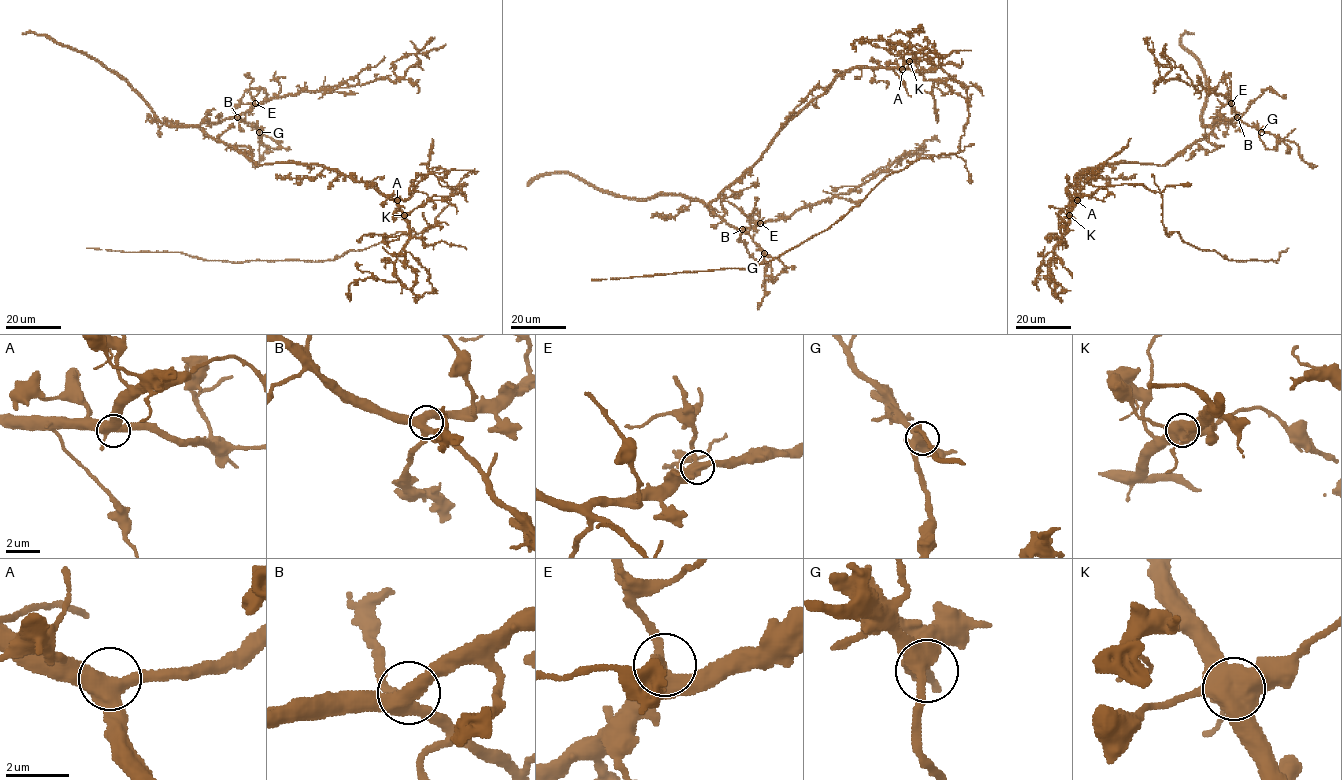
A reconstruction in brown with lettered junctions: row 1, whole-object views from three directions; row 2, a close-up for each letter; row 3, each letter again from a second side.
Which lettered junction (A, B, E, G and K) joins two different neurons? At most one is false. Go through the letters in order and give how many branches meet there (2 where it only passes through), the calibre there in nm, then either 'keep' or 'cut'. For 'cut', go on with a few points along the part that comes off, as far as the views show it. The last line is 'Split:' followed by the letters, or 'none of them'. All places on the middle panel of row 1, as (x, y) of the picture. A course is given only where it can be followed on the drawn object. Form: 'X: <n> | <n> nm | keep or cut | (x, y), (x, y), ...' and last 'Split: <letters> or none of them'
A: 4 | 480 nm | keep
B: 4 | 440 nm | keep
E: 4 | 440 nm | keep
G: 4 | 460 nm | keep
K: 6 | 650 nm | cut | (909, 61), (927, 59), (966, 90), (957, 153), (885, 177), (838, 220), (766, 262), (591, 280)
Split: K

